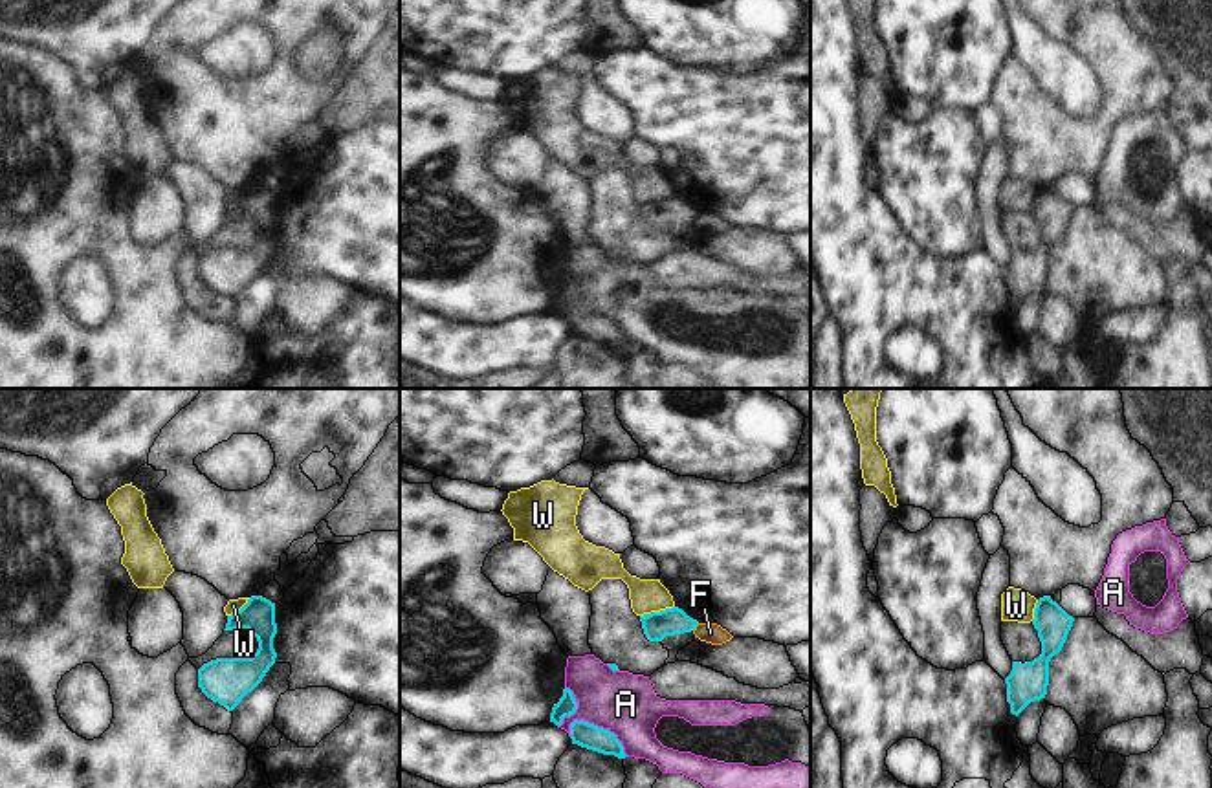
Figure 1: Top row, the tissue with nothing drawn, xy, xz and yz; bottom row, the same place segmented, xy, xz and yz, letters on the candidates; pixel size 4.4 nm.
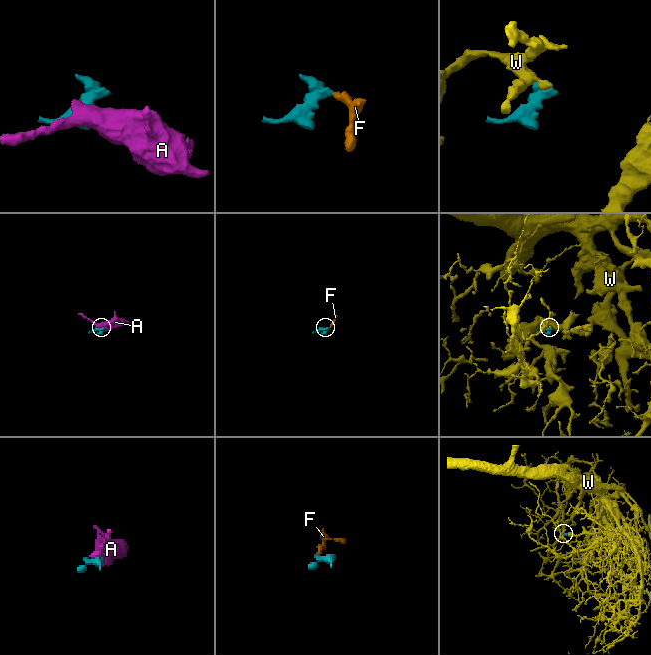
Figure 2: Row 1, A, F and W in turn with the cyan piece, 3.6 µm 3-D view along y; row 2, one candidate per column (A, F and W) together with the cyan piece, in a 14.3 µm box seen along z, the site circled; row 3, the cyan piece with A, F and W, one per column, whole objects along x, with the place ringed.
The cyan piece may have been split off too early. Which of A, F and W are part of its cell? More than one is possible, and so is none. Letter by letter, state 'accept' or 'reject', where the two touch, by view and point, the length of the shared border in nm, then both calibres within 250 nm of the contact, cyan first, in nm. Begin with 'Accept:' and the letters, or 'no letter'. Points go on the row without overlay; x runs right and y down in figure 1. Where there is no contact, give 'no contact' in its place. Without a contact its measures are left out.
Accept: no letter
A: reject; meets cyan in xz at (602, 317); contact 300 nm long; 110 nm thick on the cyan side, 280 nm on the other
F: reject; meets cyan in xz at (695, 215); contact 50 nm long; 120 nm thick on the cyan side, 90 nm on the other
W: reject; meets cyan in xz at (657, 202); contact 160 nm long; 120 nm thick on the cyan side, 150 nm on the other

